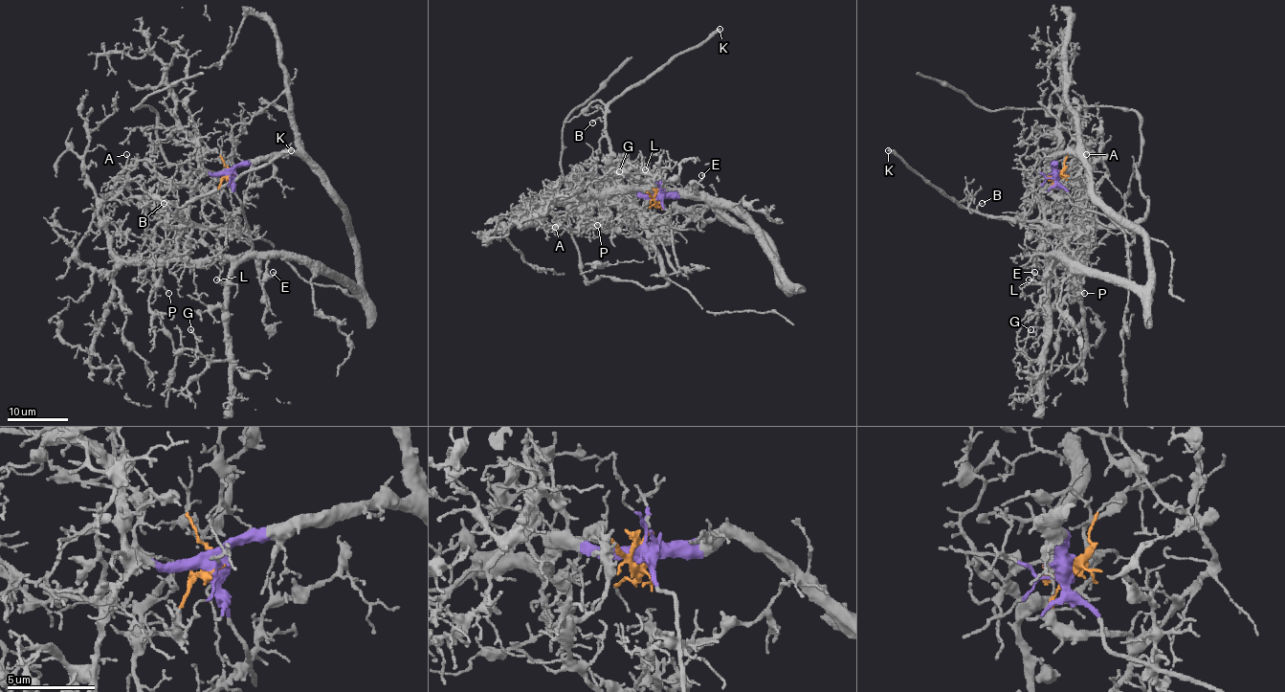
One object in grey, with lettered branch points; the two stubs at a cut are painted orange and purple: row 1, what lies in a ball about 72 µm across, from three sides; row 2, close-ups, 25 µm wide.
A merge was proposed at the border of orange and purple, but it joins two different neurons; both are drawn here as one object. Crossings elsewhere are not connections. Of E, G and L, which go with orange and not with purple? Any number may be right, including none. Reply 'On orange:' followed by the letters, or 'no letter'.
On orange: no letter

